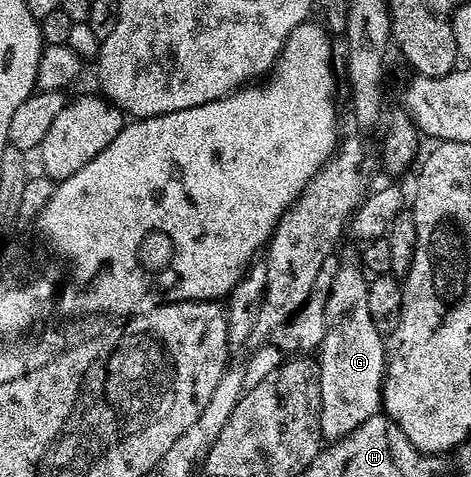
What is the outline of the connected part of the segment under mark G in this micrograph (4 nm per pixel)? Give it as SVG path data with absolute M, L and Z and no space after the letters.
M341 265L334 276L324 309L324 339L318 351L320 363L320 437L329 443L345 438L358 424L381 413L380 390L384 386L386 338L370 316L368 283L359 265Z

